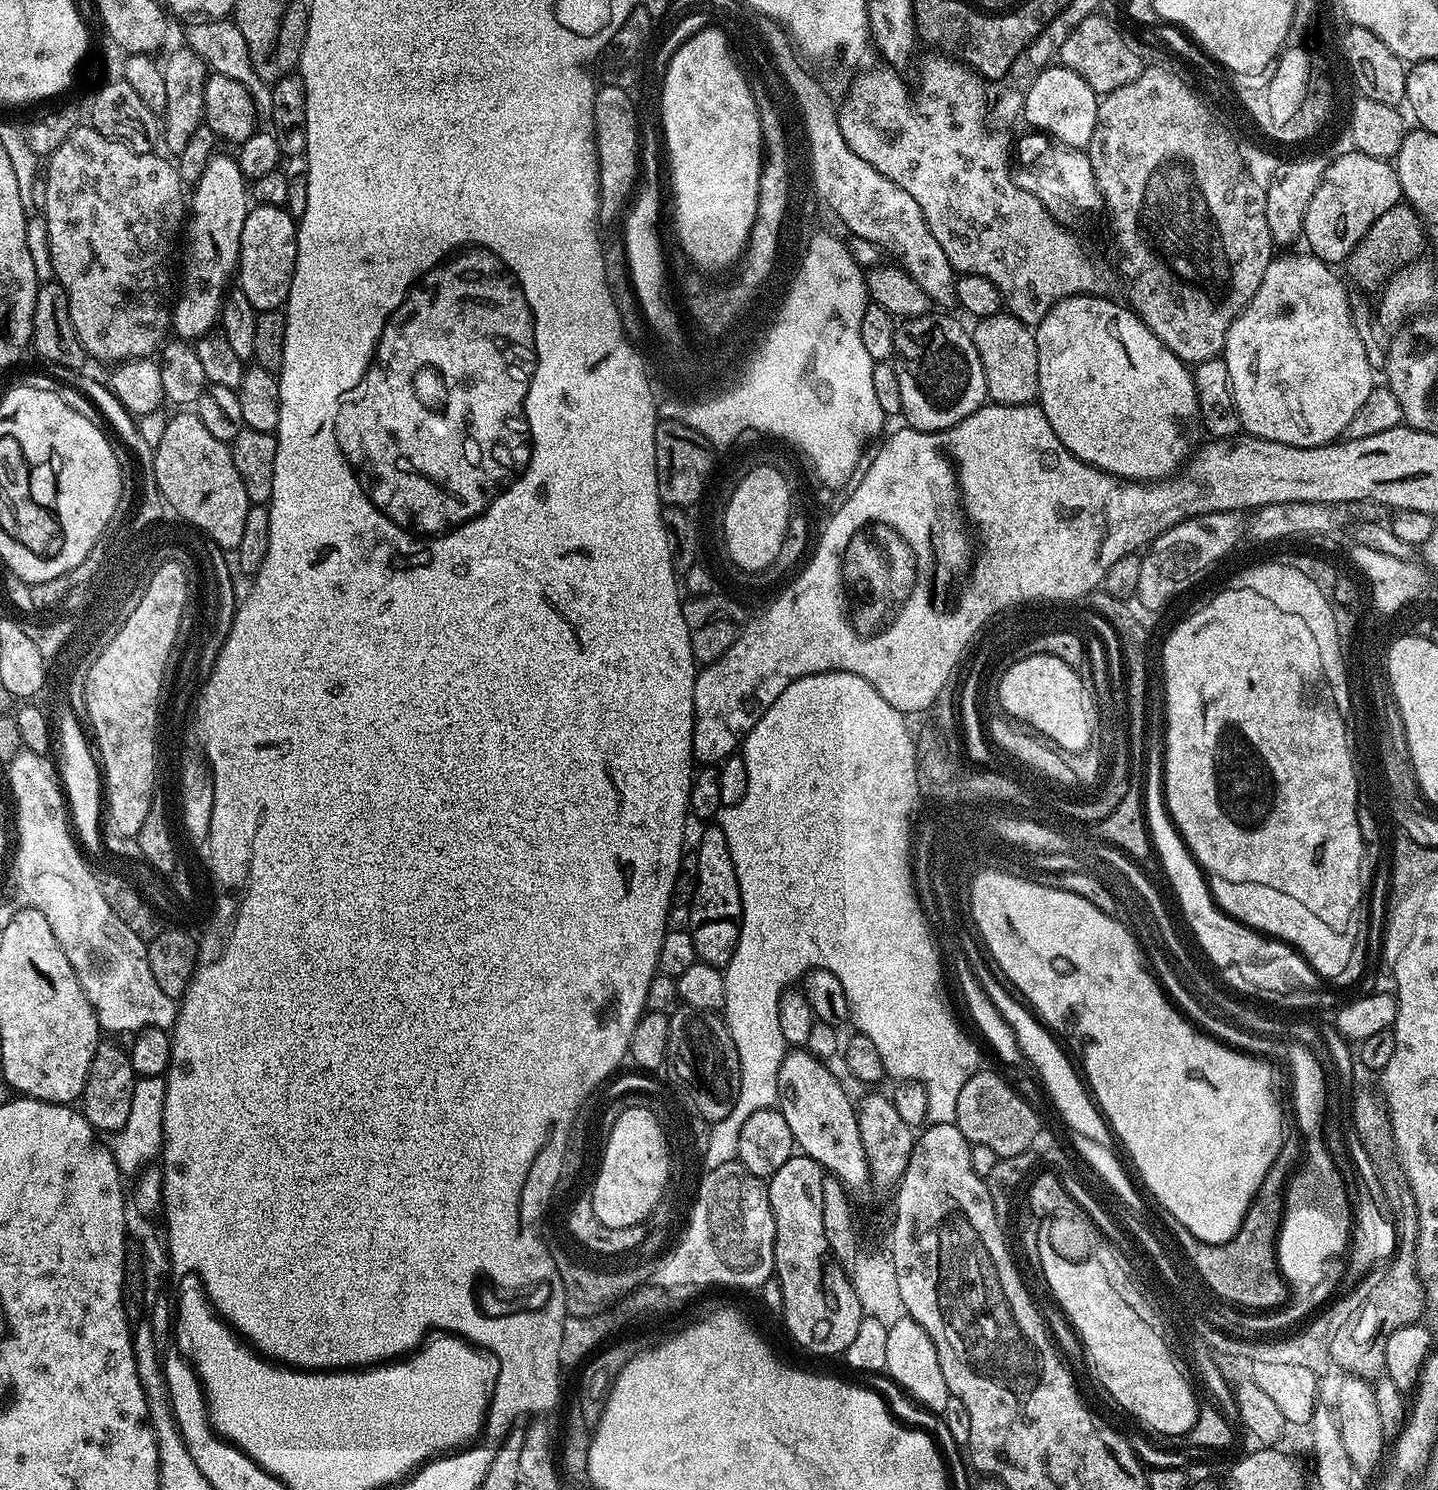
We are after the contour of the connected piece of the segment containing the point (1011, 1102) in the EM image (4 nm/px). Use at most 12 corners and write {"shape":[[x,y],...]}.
{"shape":[[1001,1073],[971,1076],[954,1122],[970,1144],[999,1159],[1036,1130],[1024,1100]]}

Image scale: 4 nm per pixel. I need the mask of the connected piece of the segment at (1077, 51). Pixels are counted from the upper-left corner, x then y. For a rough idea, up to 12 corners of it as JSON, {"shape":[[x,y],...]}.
{"shape":[[1102,17],[1082,18],[1059,63],[1098,94],[1146,67]]}

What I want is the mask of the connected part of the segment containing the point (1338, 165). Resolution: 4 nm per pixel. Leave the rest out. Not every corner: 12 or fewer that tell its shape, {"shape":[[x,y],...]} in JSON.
{"shape":[[1355,150],[1306,206],[1307,251],[1343,265],[1401,200],[1389,161]]}

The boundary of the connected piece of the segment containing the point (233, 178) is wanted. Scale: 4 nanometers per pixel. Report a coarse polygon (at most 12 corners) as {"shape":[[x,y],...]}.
{"shape":[[217,154],[190,196],[188,269],[171,331],[220,319],[240,262],[250,188]]}

